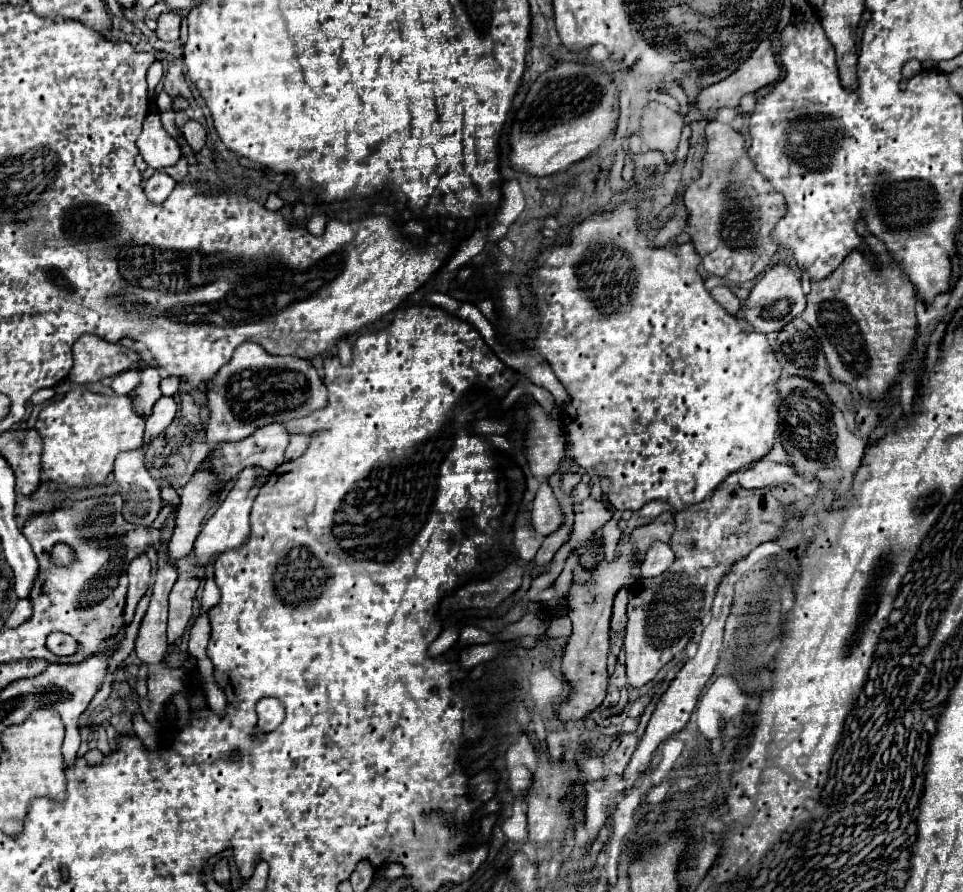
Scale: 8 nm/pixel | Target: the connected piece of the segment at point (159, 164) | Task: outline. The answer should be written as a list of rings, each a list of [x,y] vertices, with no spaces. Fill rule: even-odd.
[[[152,113],[144,121],[144,131],[136,141],[136,147],[138,147],[140,155],[144,157],[144,161],[148,163],[148,167],[152,167],[156,171],[174,165],[182,155],[178,141],[172,139],[164,131],[160,117],[152,115]]]

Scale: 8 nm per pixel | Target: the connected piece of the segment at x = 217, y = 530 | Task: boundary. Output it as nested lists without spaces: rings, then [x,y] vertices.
[[[252,467],[244,469],[244,471],[238,475],[238,479],[236,479],[234,487],[228,491],[226,499],[220,503],[220,507],[216,509],[216,513],[204,523],[200,535],[196,537],[192,555],[194,555],[194,559],[196,559],[196,563],[198,563],[198,567],[200,567],[202,571],[206,571],[206,567],[208,567],[210,561],[212,561],[212,557],[222,555],[222,553],[226,553],[226,551],[230,551],[230,549],[238,549],[238,547],[246,541],[246,537],[250,535],[248,515],[250,515],[250,509],[252,509],[252,501],[254,501],[254,497],[258,495],[258,487],[254,485],[254,477],[256,477],[256,473],[252,471]]]

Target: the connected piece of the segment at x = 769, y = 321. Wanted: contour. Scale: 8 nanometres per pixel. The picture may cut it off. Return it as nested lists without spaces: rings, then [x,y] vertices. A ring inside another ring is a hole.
[[[778,263],[756,281],[748,299],[742,303],[740,311],[734,317],[750,323],[754,327],[754,331],[770,333],[770,331],[780,331],[780,327],[784,327],[788,321],[792,321],[796,315],[800,315],[804,311],[804,303],[806,301],[804,301],[802,289],[800,289],[798,273],[792,271],[786,263]]]

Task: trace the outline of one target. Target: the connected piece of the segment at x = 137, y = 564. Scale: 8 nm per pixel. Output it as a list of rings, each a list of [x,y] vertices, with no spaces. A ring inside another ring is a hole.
[[[140,555],[130,563],[128,579],[130,579],[130,585],[128,585],[128,597],[126,597],[126,607],[122,615],[124,621],[132,621],[136,603],[140,601],[140,597],[146,593],[150,585],[150,561],[146,555]]]

